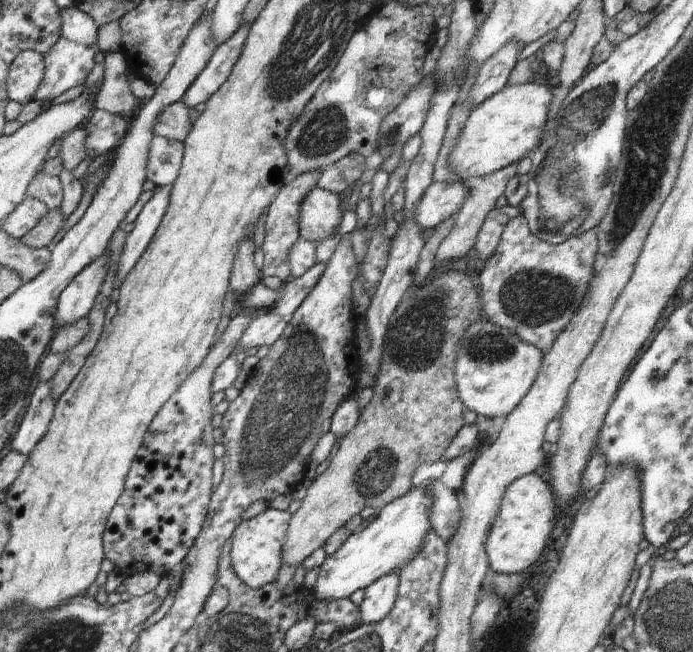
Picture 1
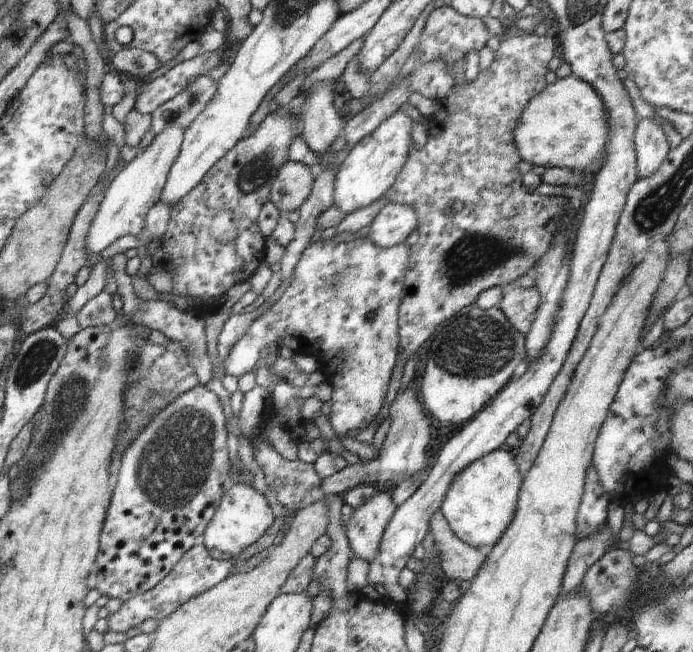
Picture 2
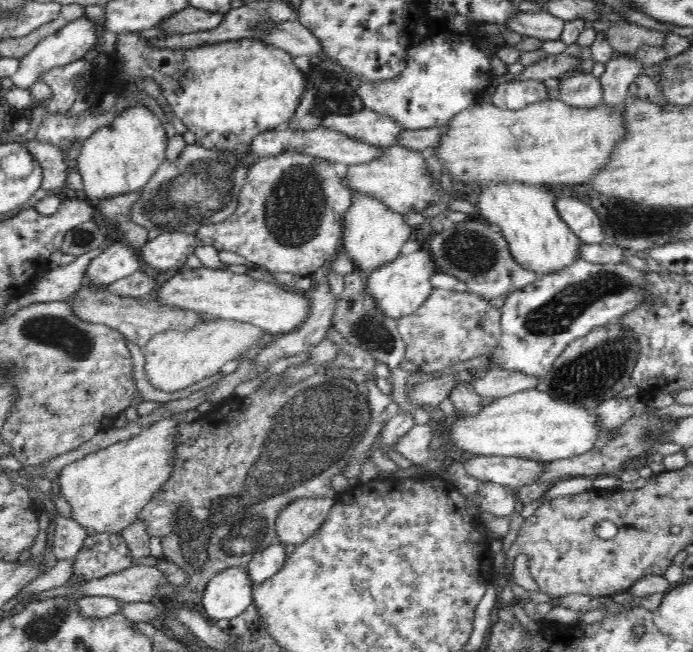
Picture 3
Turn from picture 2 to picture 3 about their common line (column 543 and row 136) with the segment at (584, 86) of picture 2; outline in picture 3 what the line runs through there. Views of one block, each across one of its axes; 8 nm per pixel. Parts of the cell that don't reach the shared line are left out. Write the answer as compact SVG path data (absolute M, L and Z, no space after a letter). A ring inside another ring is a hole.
M132 106L114 116L112 124L102 126L87 139L77 157L83 190L91 201L104 201L119 195L140 192L167 160L169 140L156 114L148 107Z

